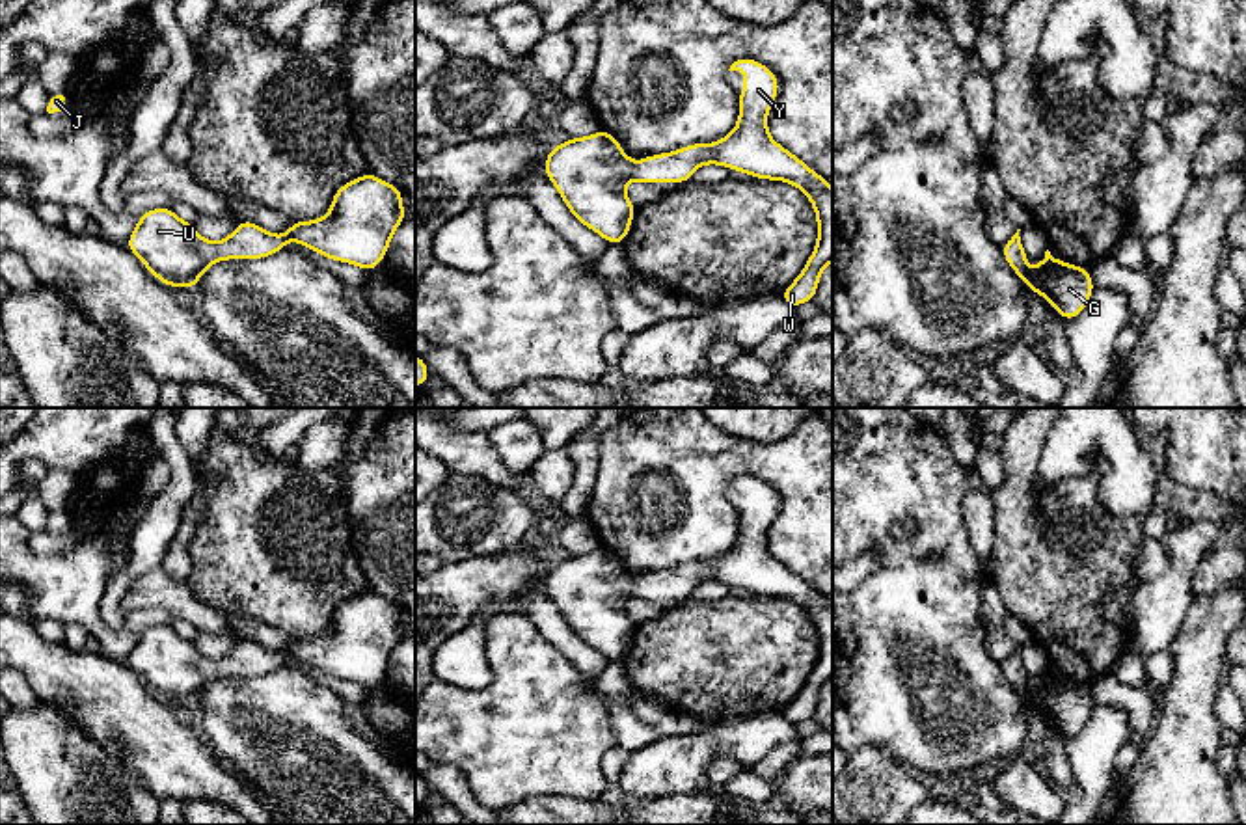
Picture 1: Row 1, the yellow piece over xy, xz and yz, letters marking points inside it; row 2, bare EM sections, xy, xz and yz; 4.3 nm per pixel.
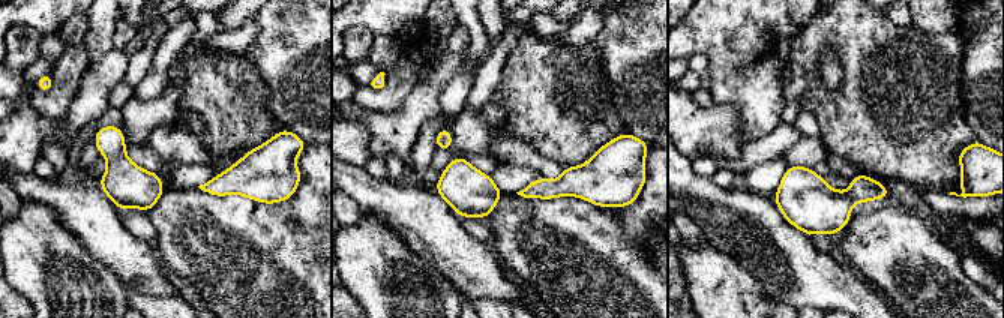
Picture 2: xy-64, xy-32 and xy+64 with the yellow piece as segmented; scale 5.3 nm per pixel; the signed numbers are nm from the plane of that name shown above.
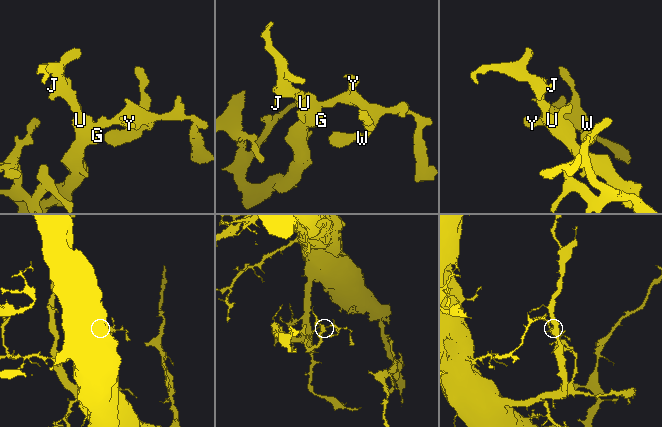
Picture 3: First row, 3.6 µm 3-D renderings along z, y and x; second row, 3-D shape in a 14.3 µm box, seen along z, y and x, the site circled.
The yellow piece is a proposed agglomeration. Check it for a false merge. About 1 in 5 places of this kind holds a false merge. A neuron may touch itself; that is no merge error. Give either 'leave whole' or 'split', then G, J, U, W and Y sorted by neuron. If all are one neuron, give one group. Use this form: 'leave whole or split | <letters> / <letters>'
leave whole | G J U W Y

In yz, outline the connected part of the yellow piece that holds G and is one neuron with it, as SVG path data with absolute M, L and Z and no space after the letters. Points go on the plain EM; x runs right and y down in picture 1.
M1017 646L1017 650L1002 663L1002 670L1011 687L1026 700L1028 708L1039 710L1041 715L1047 715L1054 728L1067 739L1078 734L1093 710L1090 687L1086 683L1073 683L1056 678L1047 667L1037 687L1028 689L1028 676L1019 648L1021 646Z

